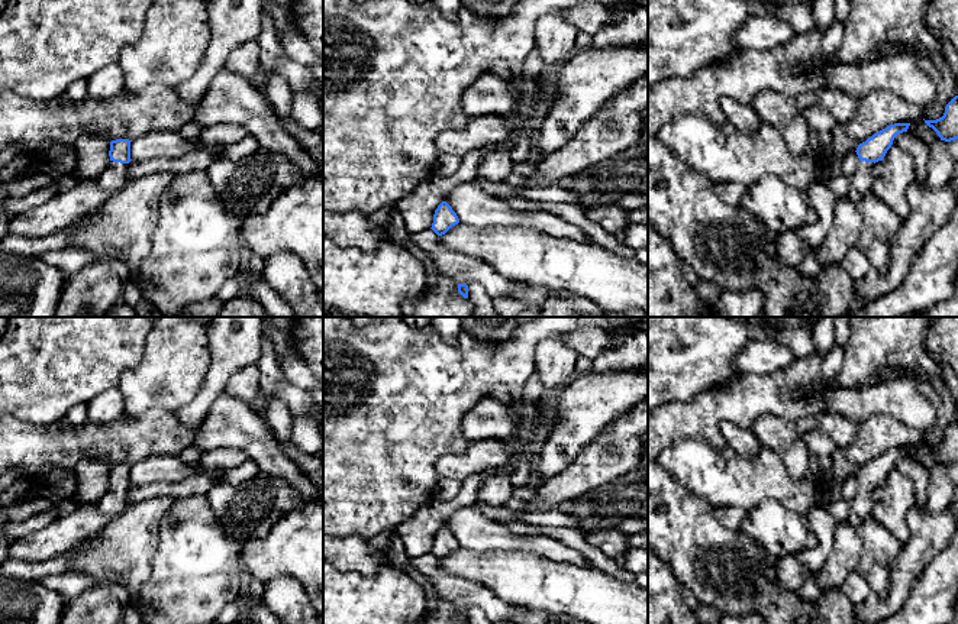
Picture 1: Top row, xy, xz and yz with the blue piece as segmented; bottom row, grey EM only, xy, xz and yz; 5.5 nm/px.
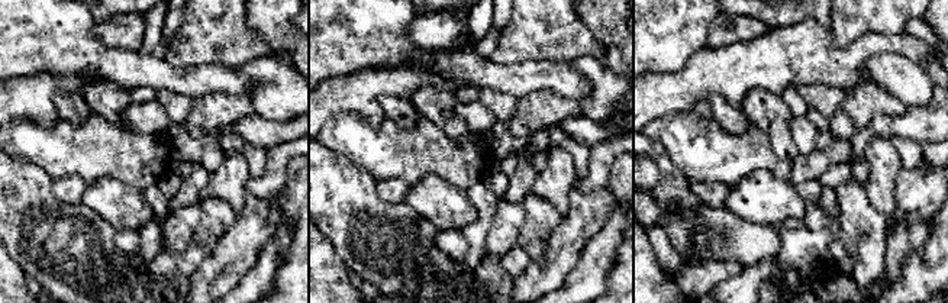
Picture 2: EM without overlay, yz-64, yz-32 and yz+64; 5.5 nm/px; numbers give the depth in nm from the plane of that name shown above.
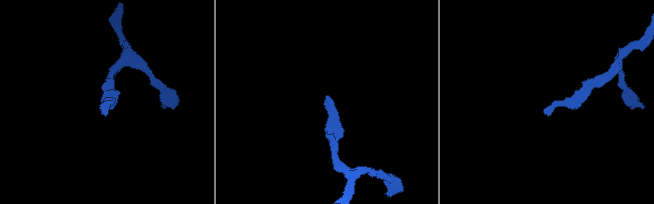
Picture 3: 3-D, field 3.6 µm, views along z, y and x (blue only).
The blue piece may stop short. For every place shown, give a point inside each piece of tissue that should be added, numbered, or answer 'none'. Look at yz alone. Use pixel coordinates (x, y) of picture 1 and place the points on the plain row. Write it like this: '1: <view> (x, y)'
1: yz (863, 504)

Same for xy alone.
1: xy (112, 504)

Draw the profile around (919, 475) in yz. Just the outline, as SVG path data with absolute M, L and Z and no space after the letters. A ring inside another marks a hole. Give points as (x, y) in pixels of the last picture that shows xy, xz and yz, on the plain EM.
M907 456L899 458L894 462L893 469L903 472L912 479L916 492L916 502L925 504L929 495L930 471Z

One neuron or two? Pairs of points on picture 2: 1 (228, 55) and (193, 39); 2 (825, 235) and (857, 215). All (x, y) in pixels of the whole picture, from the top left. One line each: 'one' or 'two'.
1: one
2: two

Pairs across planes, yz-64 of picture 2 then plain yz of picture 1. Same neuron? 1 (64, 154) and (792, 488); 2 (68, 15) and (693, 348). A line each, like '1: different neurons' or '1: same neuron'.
1: same neuron
2: same neuron

